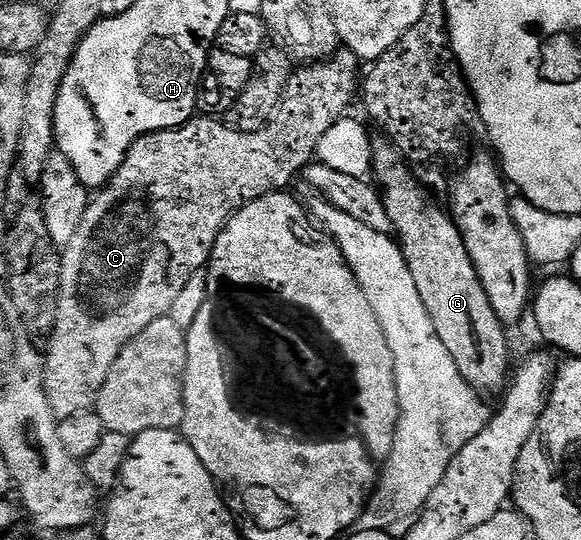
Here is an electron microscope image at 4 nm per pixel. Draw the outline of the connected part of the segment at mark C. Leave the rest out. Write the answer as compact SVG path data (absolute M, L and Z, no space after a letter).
M342 47L333 53L324 62L309 62L298 67L292 73L286 92L283 94L282 102L278 106L273 117L265 128L255 133L243 133L235 128L230 128L226 123L217 118L194 118L182 124L180 128L168 128L162 132L152 132L146 136L140 136L129 148L129 152L123 158L119 170L108 180L102 188L92 193L87 210L83 214L83 222L79 222L79 230L75 230L75 238L63 250L61 257L61 289L59 290L59 302L55 314L55 326L53 333L49 335L47 347L44 349L43 359L45 362L45 393L47 402L51 406L53 415L64 418L71 414L88 412L97 403L99 390L103 390L103 382L107 382L107 374L111 374L111 366L115 366L115 358L136 336L143 334L151 322L169 315L171 305L175 298L182 292L183 286L191 278L191 274L202 271L209 263L209 256L213 253L215 242L219 234L225 228L225 223L238 212L244 204L250 204L255 198L263 198L272 192L288 189L293 179L300 177L309 164L314 162L319 141L335 122L346 119L349 107L353 99L359 96L359 72L357 76L359 61L350 48Z

